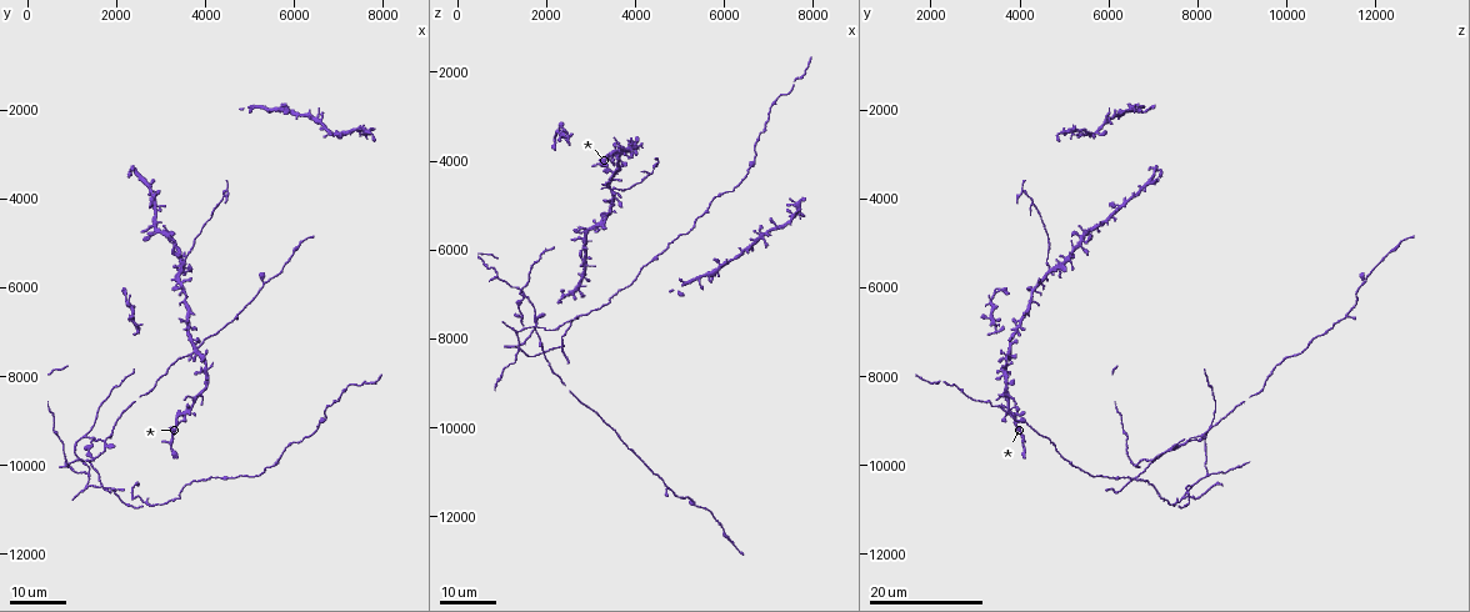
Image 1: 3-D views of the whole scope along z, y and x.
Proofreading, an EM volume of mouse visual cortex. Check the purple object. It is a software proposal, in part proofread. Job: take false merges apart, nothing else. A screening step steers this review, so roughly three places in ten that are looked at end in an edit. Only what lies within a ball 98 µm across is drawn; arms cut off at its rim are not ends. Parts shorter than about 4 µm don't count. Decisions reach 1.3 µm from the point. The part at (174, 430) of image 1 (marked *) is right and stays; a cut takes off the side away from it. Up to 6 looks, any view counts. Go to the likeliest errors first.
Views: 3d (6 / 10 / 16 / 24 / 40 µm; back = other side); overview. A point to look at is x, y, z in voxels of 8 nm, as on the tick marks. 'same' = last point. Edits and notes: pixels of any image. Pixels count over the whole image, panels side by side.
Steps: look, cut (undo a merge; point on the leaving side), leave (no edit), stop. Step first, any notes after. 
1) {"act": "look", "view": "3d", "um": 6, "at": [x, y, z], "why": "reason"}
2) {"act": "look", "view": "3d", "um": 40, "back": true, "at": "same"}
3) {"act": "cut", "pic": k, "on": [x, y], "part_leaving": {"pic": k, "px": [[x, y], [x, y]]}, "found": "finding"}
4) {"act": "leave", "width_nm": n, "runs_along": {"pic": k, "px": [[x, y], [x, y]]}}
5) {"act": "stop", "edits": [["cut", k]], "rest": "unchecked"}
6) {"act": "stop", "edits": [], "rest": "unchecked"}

{"act": "look", "view": "3d", "um": 24, "at": [1500, 9850, 7050]}

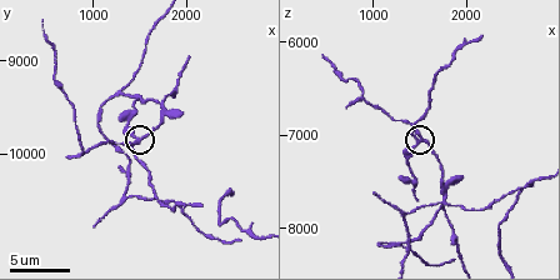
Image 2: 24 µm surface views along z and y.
{"act": "look", "view": "3d", "um": 10, "at": "same"}

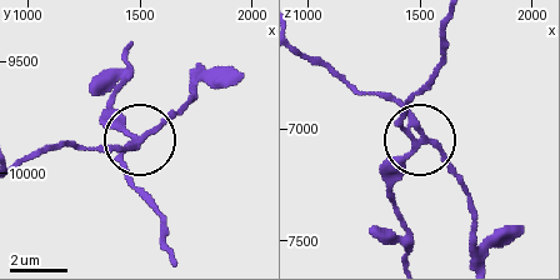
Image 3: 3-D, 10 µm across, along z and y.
{"act": "look", "view": "3d", "um": 6, "at": "same", "why": "closer look"}

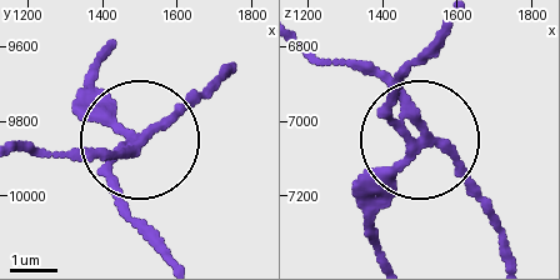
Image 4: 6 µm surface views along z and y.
{"act": "cut", "pic": 4, "on": [85, 113], "width_nm": 190, "part_leaving": {"pic": 4, "px": [[410, 139], [386, 95], [445, 23]]}, "found": "two neurons meet here"}

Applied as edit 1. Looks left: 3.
{"act": "look", "view": "overview", "why": "redraw"}

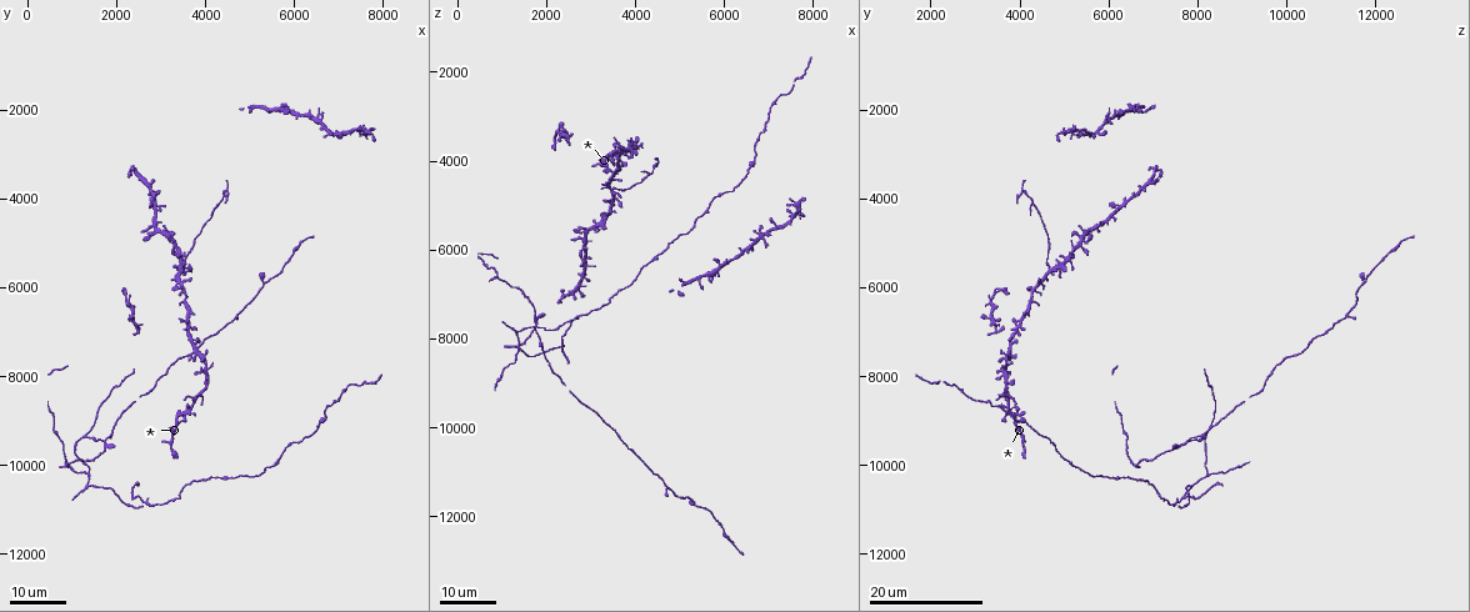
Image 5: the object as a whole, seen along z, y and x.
{"act": "look", "view": "3d", "um": 24, "at": [1800, 9400, 7850], "why": "three arms meet"}

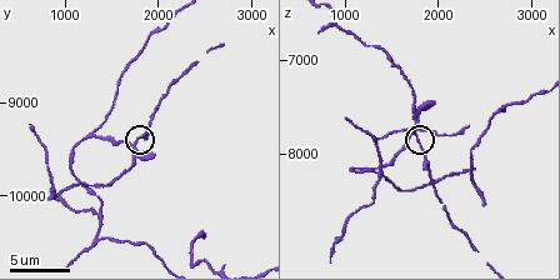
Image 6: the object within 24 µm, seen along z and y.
{"act": "look", "view": "3d", "um": 6, "at": [1750, 9450, 7800]}

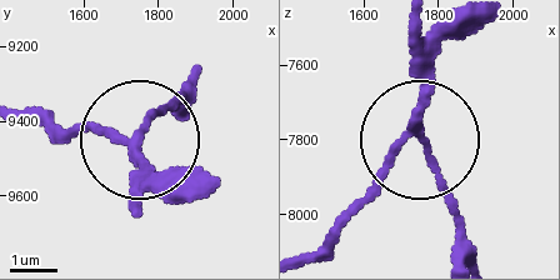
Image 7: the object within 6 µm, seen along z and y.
{"act": "leave", "runs_along": {"pic": 7, "px": [[304, 256], [420, 133], [424, 45]]}, "found": "all the same neuron"}

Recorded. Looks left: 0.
{"act": "stop", "edits": [["cut", 4]], "rest": "unchecked"}

